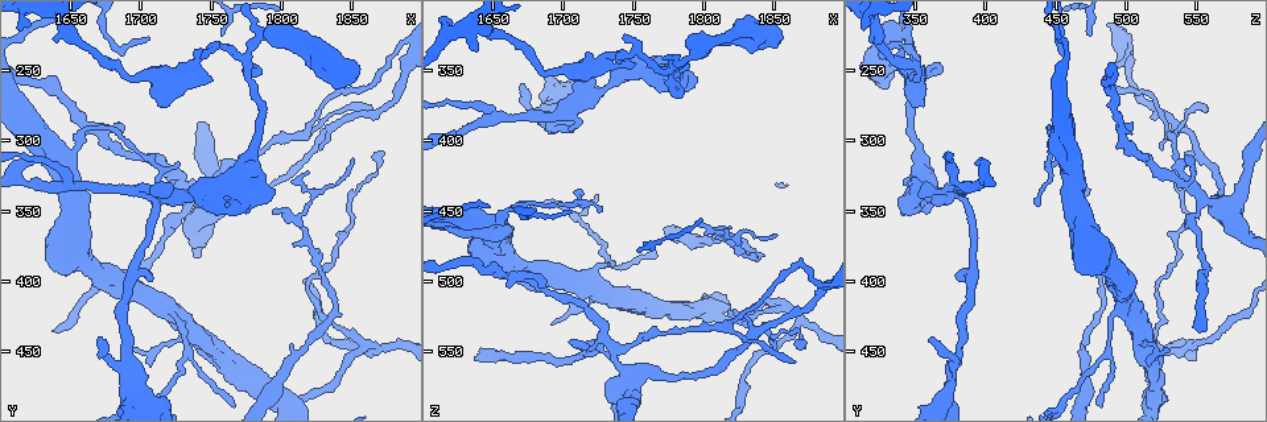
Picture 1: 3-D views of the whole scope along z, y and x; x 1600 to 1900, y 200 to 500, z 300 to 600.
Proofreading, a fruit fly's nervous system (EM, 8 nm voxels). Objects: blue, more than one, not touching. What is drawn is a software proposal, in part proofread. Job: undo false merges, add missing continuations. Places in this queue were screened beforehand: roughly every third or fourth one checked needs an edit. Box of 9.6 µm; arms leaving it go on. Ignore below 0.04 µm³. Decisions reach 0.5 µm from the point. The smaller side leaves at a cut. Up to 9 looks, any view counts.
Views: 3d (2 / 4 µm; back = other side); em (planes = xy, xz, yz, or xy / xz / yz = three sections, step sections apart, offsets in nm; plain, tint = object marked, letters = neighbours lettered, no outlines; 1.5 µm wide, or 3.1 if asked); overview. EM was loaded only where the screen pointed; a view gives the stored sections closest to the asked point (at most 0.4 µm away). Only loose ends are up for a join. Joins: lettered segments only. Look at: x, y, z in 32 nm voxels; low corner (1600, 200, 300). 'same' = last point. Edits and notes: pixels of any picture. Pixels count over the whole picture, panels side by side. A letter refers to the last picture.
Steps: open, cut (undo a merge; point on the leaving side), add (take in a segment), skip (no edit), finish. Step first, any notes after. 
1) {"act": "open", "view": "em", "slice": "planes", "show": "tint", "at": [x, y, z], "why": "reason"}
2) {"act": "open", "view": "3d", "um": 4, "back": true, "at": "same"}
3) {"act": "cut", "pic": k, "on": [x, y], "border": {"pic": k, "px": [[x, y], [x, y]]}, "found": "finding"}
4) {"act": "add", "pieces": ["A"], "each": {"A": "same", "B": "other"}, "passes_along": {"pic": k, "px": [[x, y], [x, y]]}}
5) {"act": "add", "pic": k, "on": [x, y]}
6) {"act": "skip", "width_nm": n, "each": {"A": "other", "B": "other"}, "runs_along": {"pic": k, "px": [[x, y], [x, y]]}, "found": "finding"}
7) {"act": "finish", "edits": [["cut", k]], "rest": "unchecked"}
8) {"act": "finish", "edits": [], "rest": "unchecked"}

{"act": "open", "view": "3d", "um": 2, "at": [1726, 316, 450], "why": "free end"}

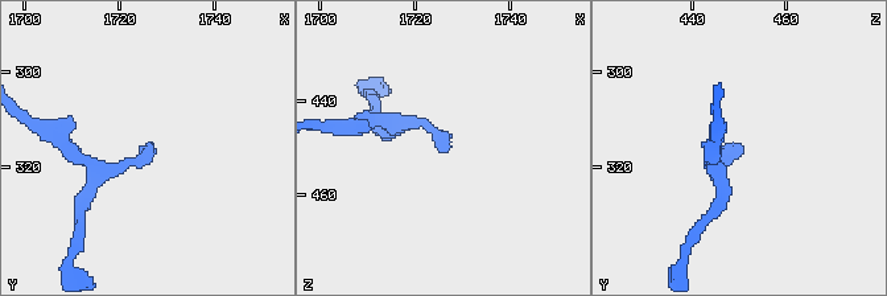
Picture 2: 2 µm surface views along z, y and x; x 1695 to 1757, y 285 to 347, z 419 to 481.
{"act": "open", "view": "em", "slice": "planes", "show": "tint", "at": [1727, 316, 450]}

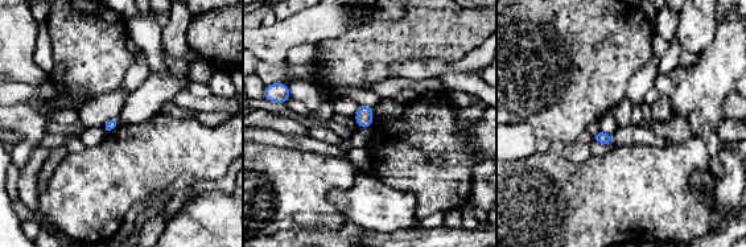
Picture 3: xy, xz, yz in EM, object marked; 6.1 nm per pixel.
{"act": "open", "view": "em", "slice": "planes", "show": "letters", "at": "same", "why": "see the neighbours"}

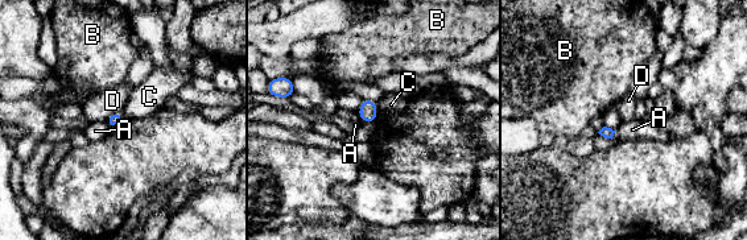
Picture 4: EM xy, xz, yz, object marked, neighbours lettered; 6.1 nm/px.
{"act": "skip", "each": {"A": "other", "B": "other", "C": "other", "D": "other"}, "border": {"pic": 4, "px": [[375, 102], [378, 114]]}, "found": "none of them fits"}

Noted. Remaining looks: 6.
{"act": "open", "view": "3d", "um": 4, "back": true, "at": [1624, 314, 396], "why": "branch stops here"}

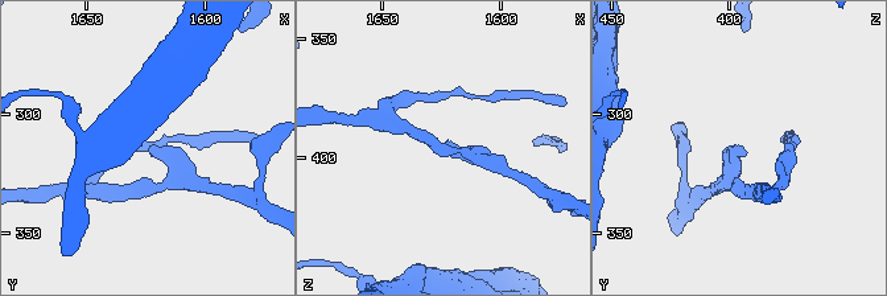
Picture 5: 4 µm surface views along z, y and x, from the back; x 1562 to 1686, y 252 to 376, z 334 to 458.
{"act": "open", "view": "em", "slice": "xy", "step": 4, "show": "plain", "at": [1624, 313, 395], "why": "need the tissue"}

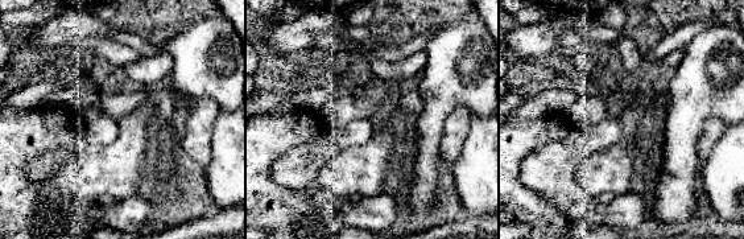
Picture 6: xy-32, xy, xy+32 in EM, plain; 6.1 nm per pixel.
{"act": "open", "view": "em", "slice": "xy", "step": 4, "show": "letters", "at": "same", "why": "see the neighbours"}

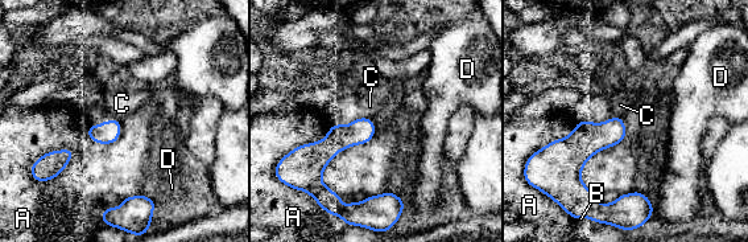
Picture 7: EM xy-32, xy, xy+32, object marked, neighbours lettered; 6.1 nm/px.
{"act": "skip", "each": {"A": "other", "B": "other", "C": "other", "D": "other"}, "found": "no lettered segment goes on from it"}

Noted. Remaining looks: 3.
{"act": "open", "view": "3d", "um": 4, "at": [1704, 310, 542], "why": "free end"}

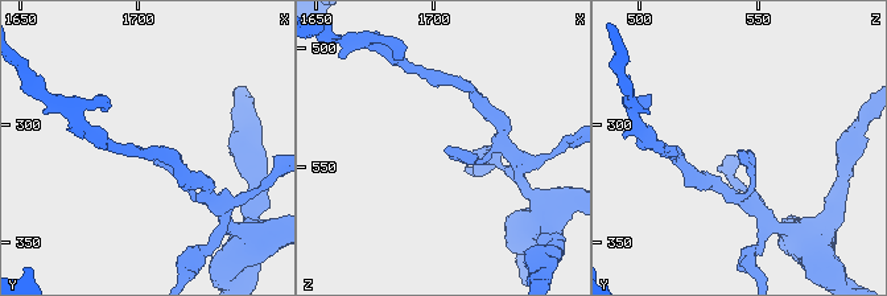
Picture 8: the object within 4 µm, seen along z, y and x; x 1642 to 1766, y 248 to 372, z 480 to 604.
{"act": "open", "view": "em", "slice": "planes", "show": "letters", "at": [1704, 311, 543]}

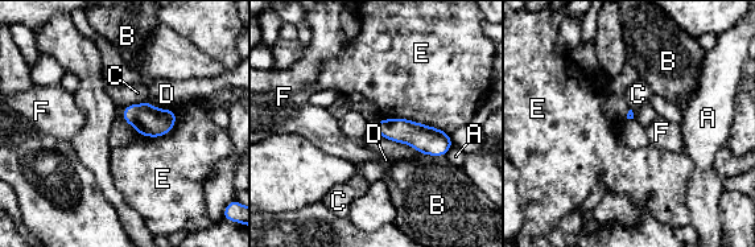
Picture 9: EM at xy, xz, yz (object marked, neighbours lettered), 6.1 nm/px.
{"act": "skip", "longest_contact_nm": ["E", 420], "each": {"A": "other", "B": "other", "C": "other", "D": "other", "E": "other", "F": "other"}, "found": "no lettered segment goes on from it"}

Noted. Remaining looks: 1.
{"act": "finish", "edits": [], "rest": "unchecked"}

